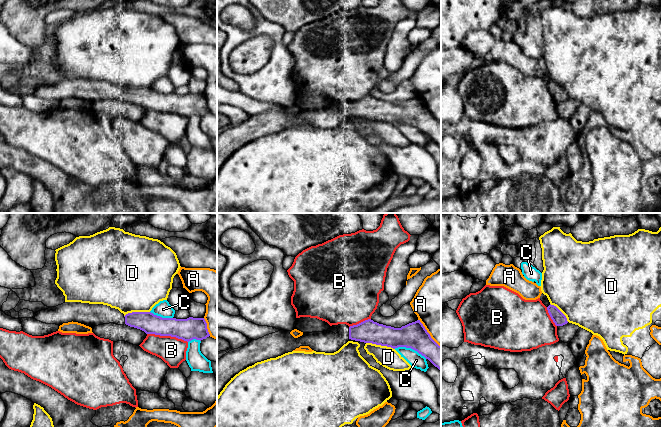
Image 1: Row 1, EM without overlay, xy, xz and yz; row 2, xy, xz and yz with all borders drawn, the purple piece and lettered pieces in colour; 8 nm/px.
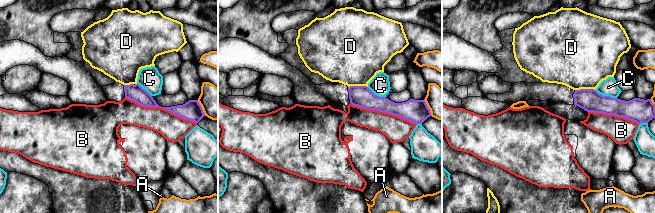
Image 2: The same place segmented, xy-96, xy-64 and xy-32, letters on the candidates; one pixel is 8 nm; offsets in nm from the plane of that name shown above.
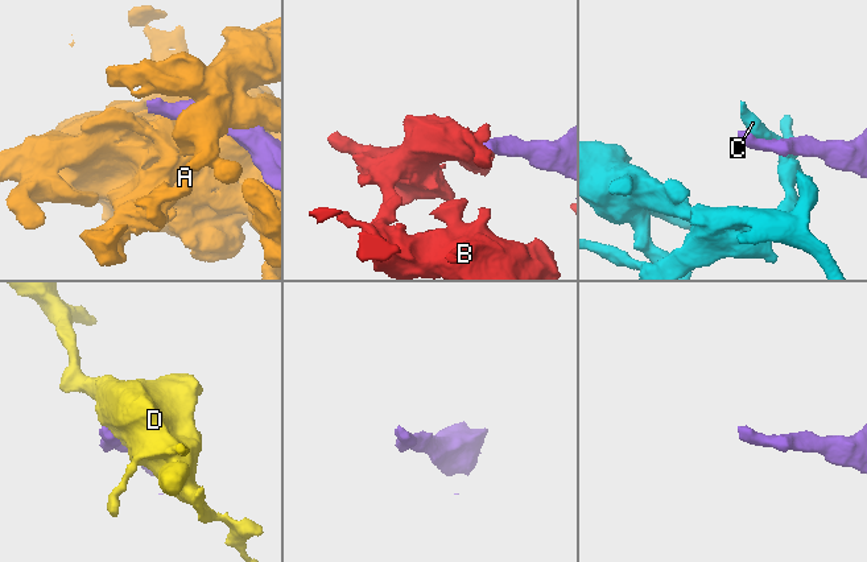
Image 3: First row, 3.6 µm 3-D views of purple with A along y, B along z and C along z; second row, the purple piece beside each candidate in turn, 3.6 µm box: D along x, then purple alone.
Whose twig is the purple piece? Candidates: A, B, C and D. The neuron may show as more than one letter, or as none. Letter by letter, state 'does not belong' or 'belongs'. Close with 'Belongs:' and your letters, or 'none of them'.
A: does not belong
B: does not belong
C: does not belong
D: does not belong
Belongs: none of them

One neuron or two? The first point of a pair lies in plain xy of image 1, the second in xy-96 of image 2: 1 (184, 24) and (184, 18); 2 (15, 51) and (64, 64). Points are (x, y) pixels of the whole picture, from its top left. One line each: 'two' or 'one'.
1: two
2: one

